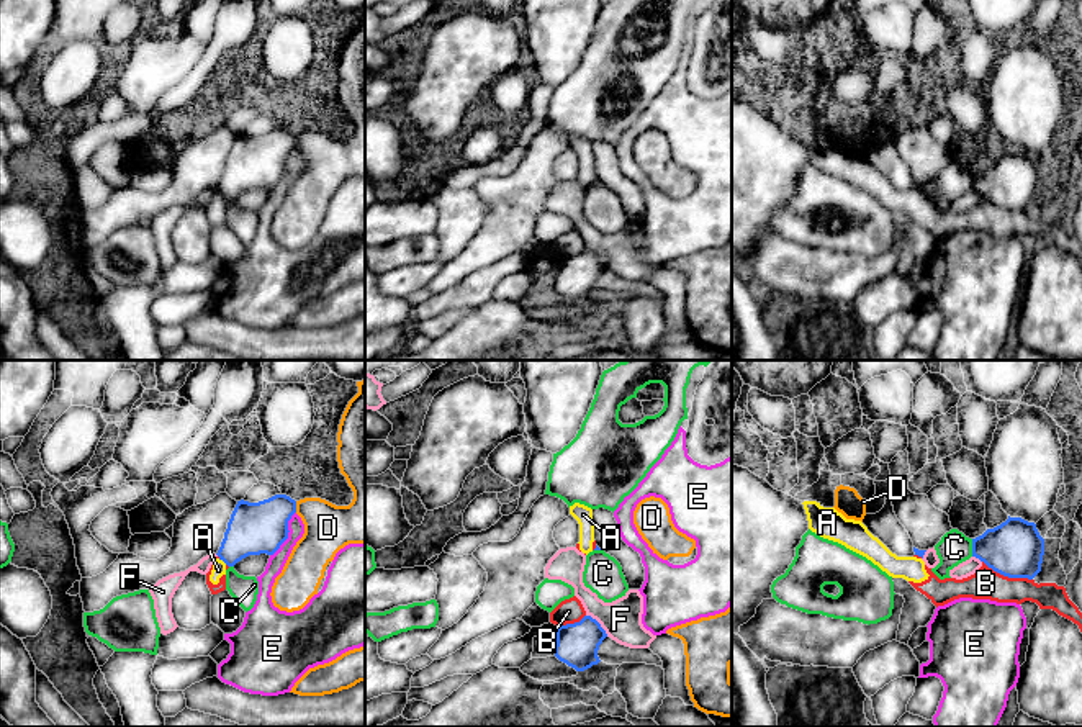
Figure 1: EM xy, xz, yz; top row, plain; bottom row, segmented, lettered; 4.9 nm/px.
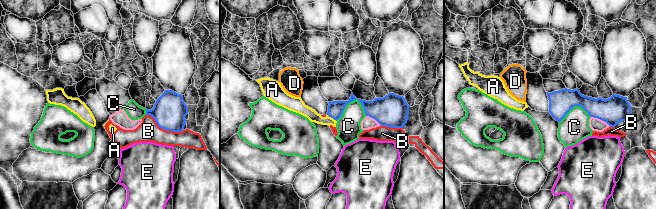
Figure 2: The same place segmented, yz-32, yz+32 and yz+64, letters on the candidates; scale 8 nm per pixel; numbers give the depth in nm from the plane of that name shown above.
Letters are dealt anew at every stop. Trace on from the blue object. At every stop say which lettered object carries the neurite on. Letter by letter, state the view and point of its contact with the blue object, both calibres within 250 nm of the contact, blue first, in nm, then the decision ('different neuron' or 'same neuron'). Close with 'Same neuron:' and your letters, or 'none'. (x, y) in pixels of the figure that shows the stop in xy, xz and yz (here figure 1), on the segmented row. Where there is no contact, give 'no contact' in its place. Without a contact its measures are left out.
A: xy (223, 560) | 260/70 nm | different neuron
B: yz (1007, 575) | 280/150 nm | different neuron
C: yz (973, 547) | 280/160 nm | different neuron
D: xy (295, 506) | 260/240 nm | different neuron
E: xy (287, 534) | 260/80 nm | different neuron
F: xz (599, 624) | 200/200 nm | different neuron
Same neuron: none

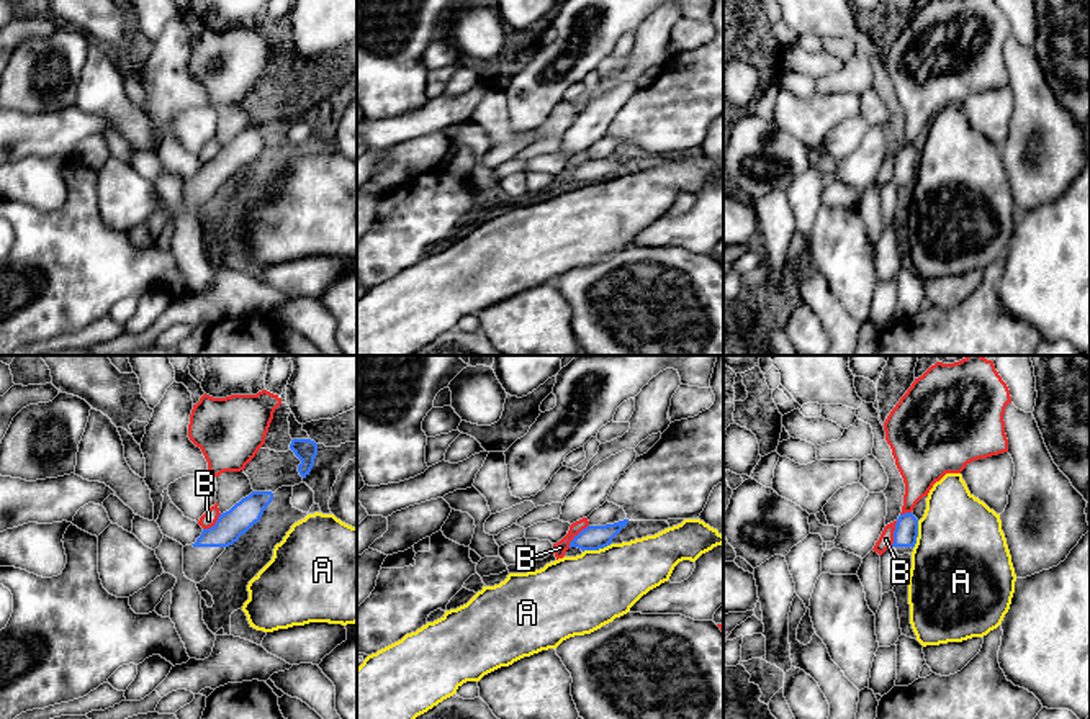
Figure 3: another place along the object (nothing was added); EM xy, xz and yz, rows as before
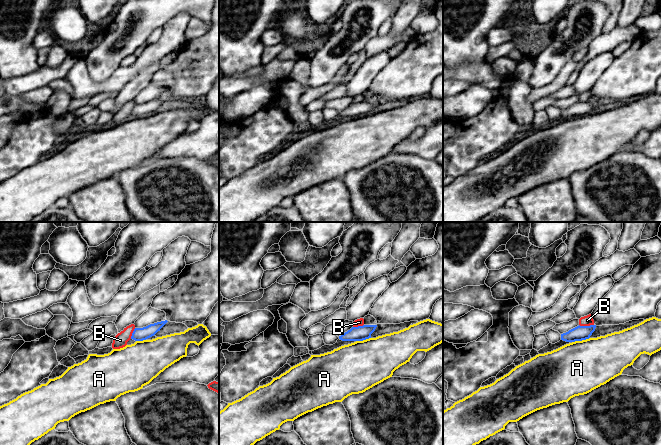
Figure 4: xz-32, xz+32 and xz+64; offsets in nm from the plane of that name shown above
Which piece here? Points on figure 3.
A: xz (596, 549) | 120/380 nm | different neuron
B: xz (576, 536) | 120/70 nm | different neuron
Same neuron: none

